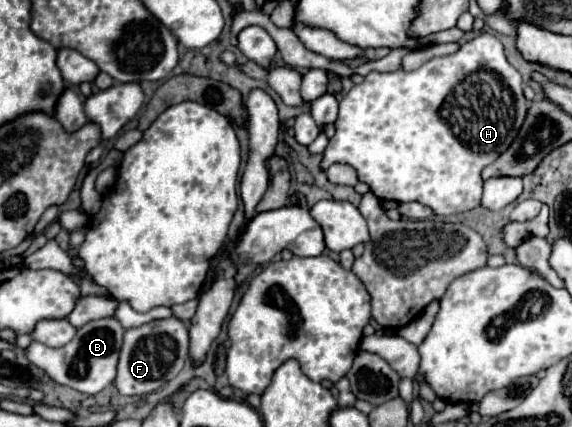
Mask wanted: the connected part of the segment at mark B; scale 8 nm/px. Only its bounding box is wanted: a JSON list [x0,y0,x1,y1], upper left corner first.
[25,317,125,395]

